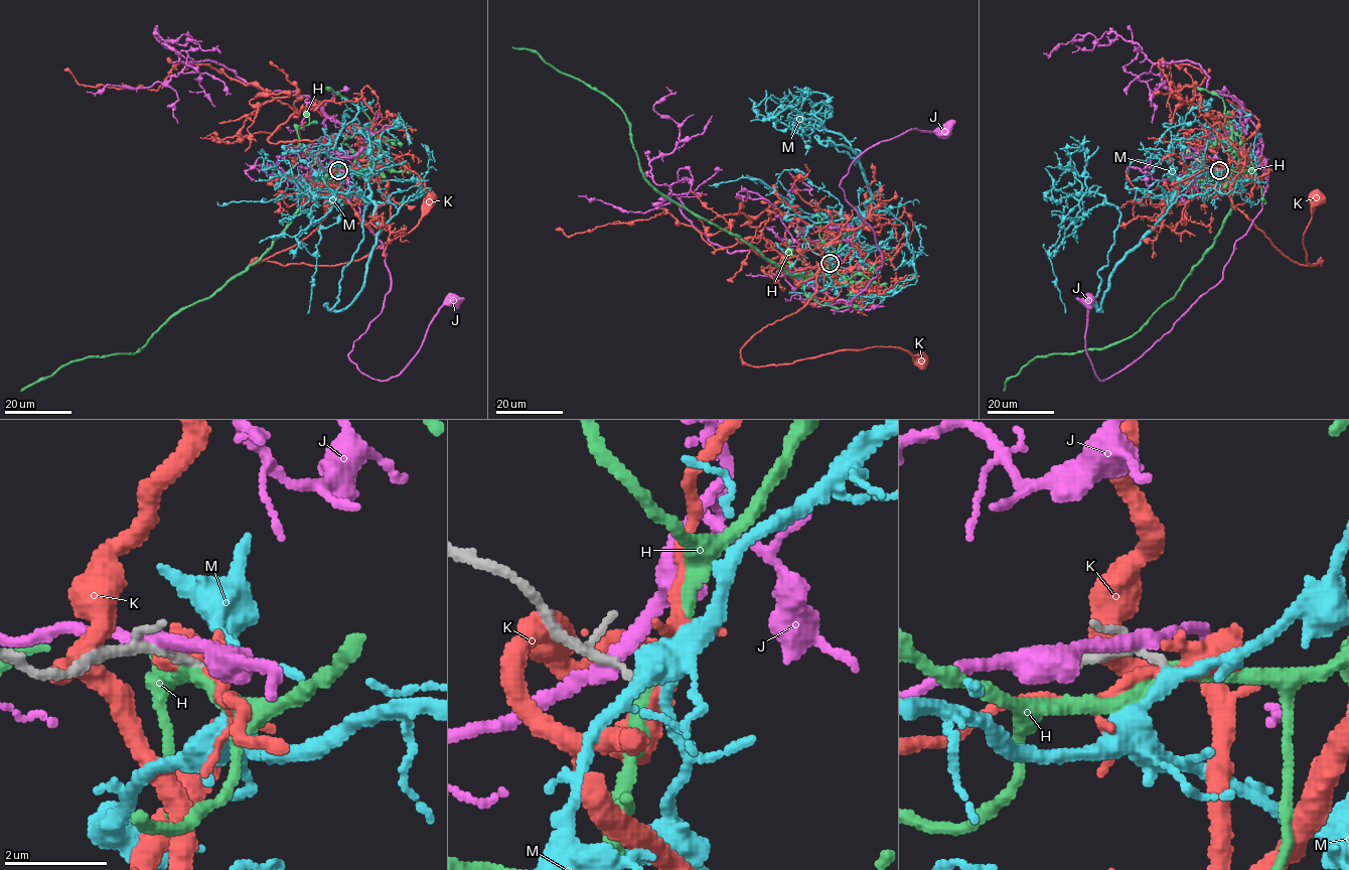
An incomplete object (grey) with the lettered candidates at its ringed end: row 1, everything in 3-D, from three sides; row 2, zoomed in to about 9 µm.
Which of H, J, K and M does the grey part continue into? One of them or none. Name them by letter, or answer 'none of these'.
M

